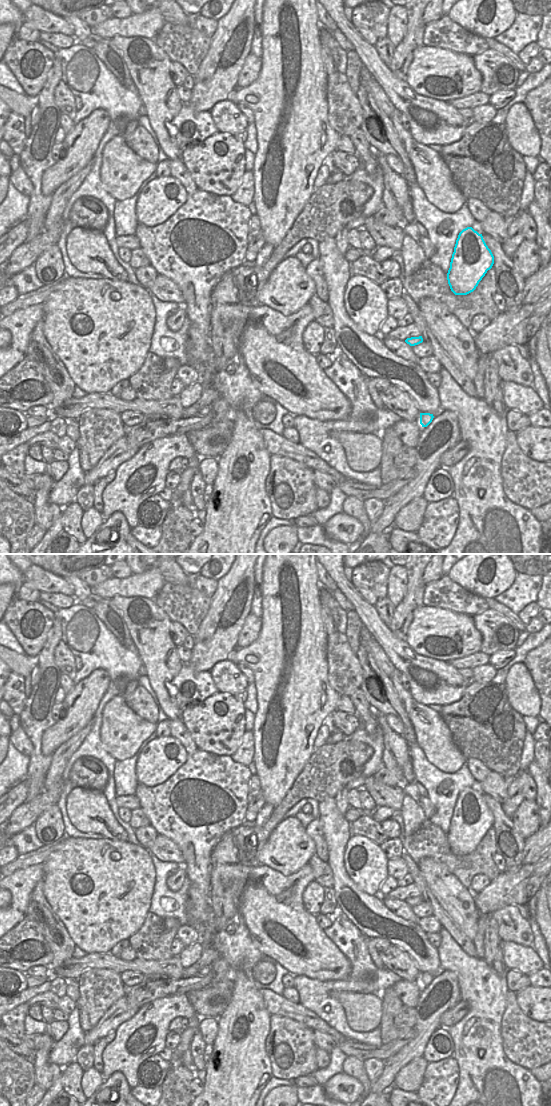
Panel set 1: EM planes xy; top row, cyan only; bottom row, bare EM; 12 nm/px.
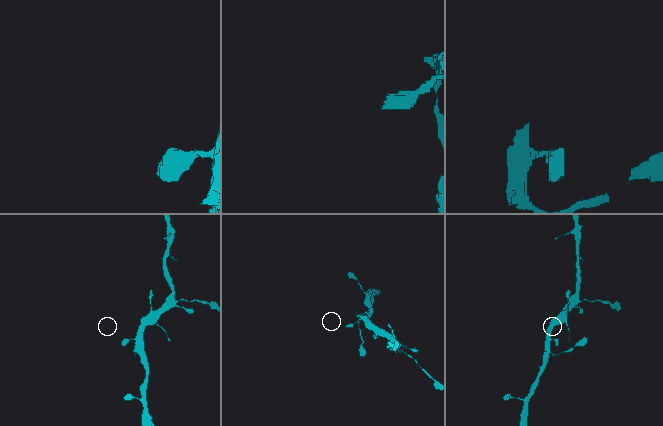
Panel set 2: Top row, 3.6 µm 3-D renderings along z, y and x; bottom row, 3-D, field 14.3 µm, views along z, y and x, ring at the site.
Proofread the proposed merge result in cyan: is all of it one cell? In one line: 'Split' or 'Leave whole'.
Leave whole.

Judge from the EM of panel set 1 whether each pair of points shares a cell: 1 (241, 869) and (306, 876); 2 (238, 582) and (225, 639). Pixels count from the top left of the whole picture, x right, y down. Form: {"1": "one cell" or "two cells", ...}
{"1": "one cell", "2": "one cell"}

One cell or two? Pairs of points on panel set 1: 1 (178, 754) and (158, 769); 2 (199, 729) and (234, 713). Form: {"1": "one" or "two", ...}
{"1": "one", "2": "one"}

